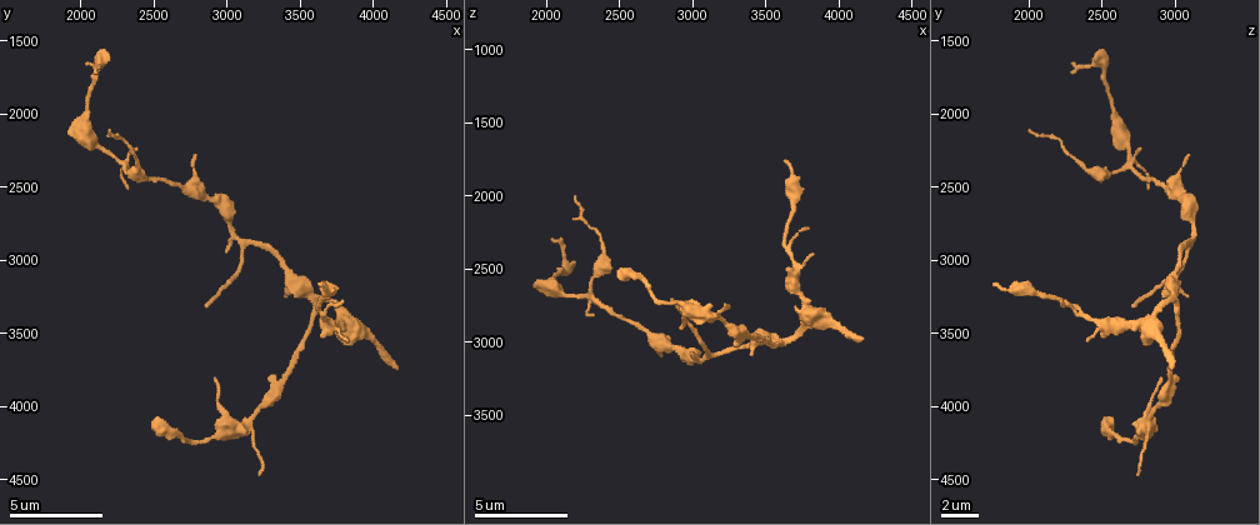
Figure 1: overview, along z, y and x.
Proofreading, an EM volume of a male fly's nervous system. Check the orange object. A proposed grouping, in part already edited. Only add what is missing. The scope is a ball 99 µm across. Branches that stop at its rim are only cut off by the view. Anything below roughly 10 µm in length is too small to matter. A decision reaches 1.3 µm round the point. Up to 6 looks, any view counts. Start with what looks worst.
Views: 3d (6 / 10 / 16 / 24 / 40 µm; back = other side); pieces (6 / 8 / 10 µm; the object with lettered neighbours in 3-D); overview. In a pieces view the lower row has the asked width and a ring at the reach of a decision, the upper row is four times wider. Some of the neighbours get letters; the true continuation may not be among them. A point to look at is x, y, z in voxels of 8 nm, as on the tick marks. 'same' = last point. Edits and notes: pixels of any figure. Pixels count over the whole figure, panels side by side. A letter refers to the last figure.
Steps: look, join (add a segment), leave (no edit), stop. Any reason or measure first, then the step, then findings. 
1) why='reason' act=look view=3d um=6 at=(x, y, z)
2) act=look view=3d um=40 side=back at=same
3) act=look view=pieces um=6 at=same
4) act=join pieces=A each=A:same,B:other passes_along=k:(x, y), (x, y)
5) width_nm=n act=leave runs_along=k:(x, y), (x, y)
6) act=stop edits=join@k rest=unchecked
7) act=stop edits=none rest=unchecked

why='thin end' act=look view=pieces um=8 at=(3660, 3160, 1780)

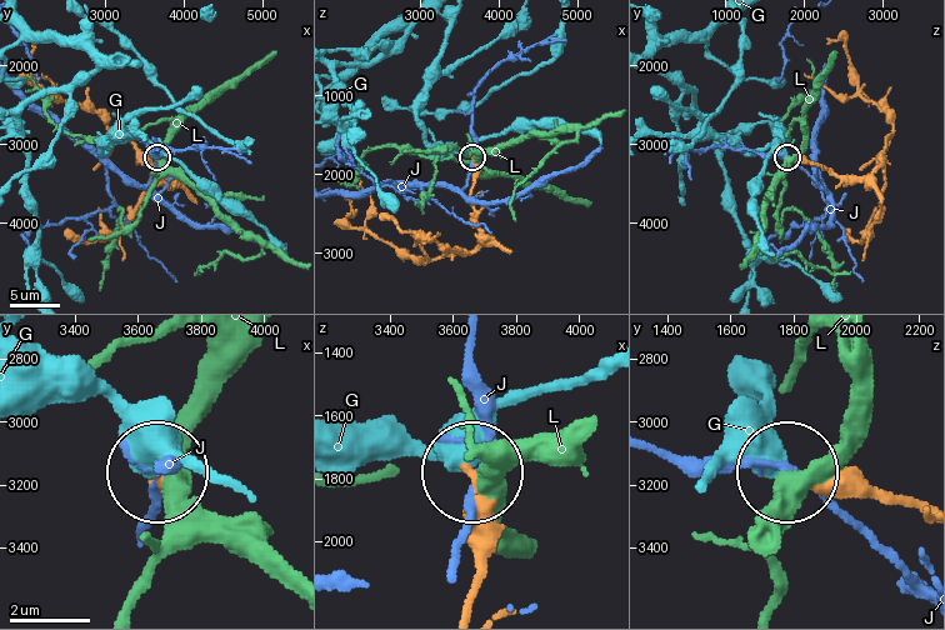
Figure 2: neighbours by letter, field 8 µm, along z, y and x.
act=leave each=G:other,J:other,L:other runs_along=2:(888, 136), (881, 163), (863, 176), (838, 176), (788, 158) found='none of them fits'

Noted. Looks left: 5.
why='branch stops here' act=look view=pieces um=10 at=(2880, 3280, 2720)

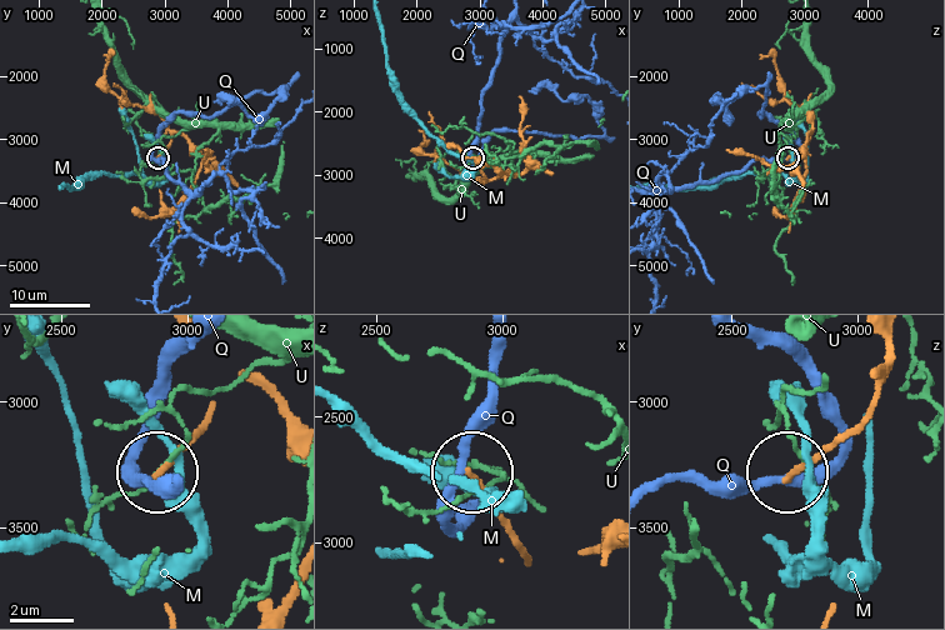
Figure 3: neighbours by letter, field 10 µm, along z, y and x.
act=leave each=M:other,Q:other,U:other runs_along=3:(209, 415), (155, 469) found='no lettered segment goes on from it'

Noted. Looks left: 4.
why='long arm stops here' act=look view=pieces um=8 at=(2060, 1640, 2300)

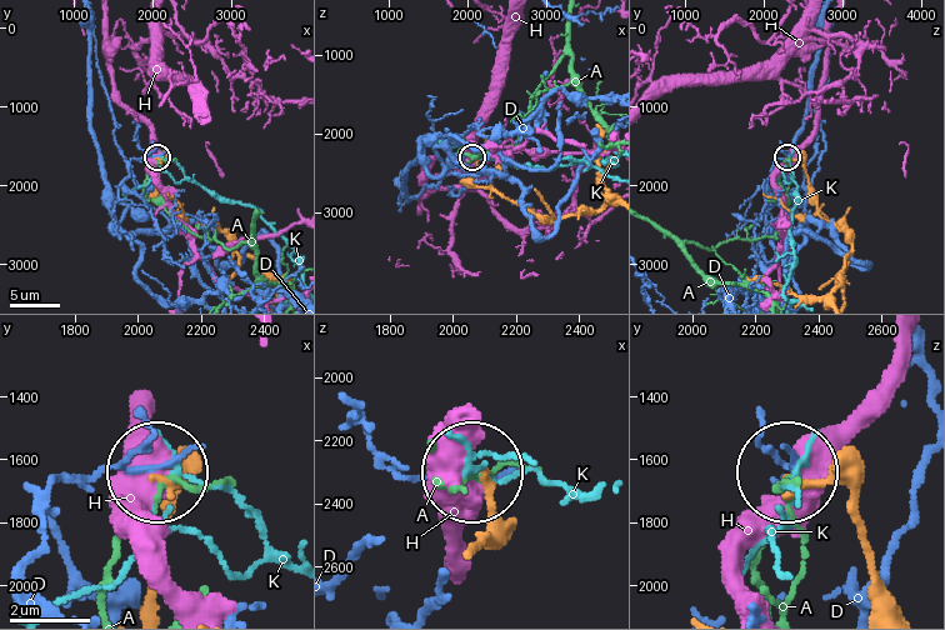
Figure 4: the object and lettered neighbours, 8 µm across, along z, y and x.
act=leave each=A:other,D:other,H:other,K:other found='none of them fits'

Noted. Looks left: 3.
act=stop edits=none rest=unchecked

